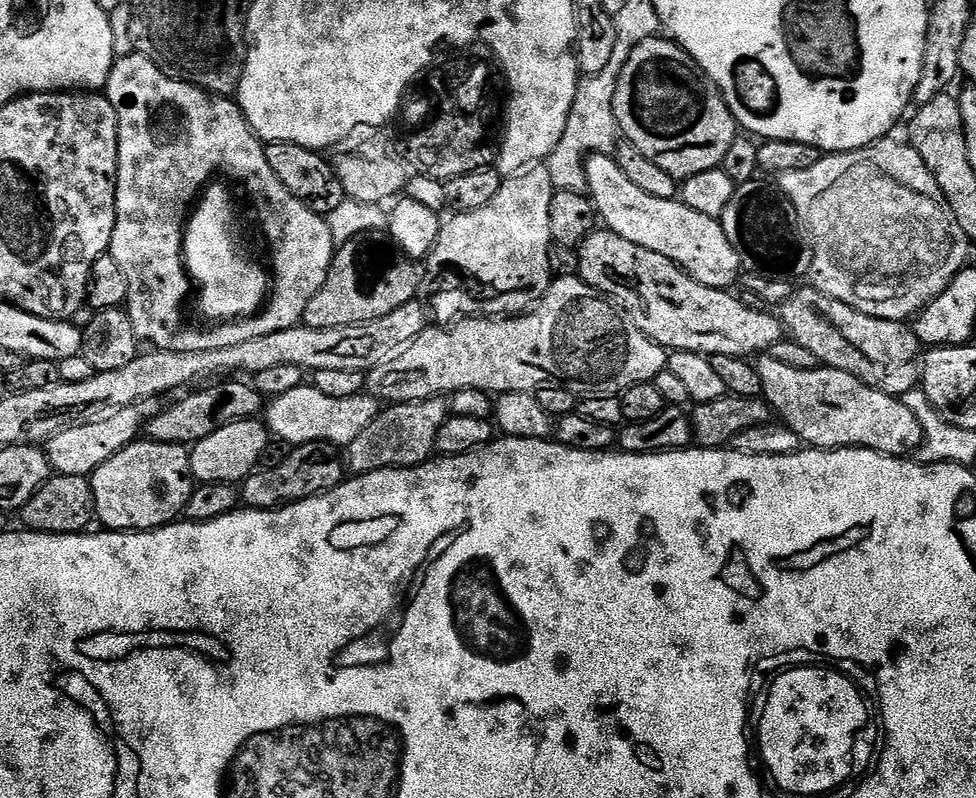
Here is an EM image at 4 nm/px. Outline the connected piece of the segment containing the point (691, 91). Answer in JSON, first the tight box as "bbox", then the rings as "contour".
{"bbox":[614,36,738,182],"contour":[[[651,36],[630,54],[626,66],[622,66],[622,74],[614,90],[614,114],[616,127],[622,133],[623,139],[629,140],[654,166],[666,170],[677,182],[689,180],[694,174],[702,174],[702,170],[714,170],[723,165],[726,150],[730,150],[730,142],[738,135],[736,119],[724,100],[720,88],[711,78],[690,58],[675,40]]]}

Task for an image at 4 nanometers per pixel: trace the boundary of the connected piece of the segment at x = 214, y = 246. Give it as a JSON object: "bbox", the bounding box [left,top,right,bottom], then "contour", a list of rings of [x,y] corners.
{"bbox":[184,182,270,322],"contour":[[[214,182],[193,207],[184,230],[184,260],[194,285],[194,304],[210,322],[227,322],[254,316],[270,295],[270,276],[240,245],[240,220],[227,183]]]}

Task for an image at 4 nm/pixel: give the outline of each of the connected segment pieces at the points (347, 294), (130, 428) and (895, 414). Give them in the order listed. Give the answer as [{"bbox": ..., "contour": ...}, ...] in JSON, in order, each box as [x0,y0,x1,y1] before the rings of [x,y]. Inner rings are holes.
[{"bbox":[303,231,422,330],"contour":[[[383,231],[364,232],[358,238],[350,238],[350,242],[337,247],[326,282],[310,298],[303,323],[318,330],[341,328],[347,324],[374,322],[374,318],[406,306],[406,302],[417,299],[422,288],[422,272],[419,267],[416,269],[416,264]]]},{"bbox":[46,399,161,477],"contour":[[[159,399],[143,400],[112,412],[104,420],[90,422],[86,426],[70,426],[70,430],[62,430],[54,434],[46,442],[48,464],[53,473],[61,476],[91,477],[92,472],[98,470],[102,462],[110,462],[110,458],[118,454],[118,450],[135,444],[141,433],[145,431],[148,420],[158,415],[161,407]]]},{"bbox":[755,354,924,458],"contour":[[[764,354],[755,361],[756,369],[758,370],[758,378],[762,378],[762,396],[767,400],[771,406],[773,413],[782,421],[784,425],[790,430],[794,430],[794,434],[798,434],[798,438],[808,446],[813,448],[873,448],[876,452],[884,452],[887,456],[899,456],[901,458],[907,457],[909,454],[915,453],[916,449],[920,447],[920,443],[924,441],[922,434],[922,426],[918,422],[918,418],[914,418],[910,406],[906,406],[903,399],[891,396],[885,392],[879,392],[877,388],[866,386],[858,378],[854,378],[854,374],[846,374],[837,368],[829,368],[827,366],[812,366],[816,368],[796,368],[795,363],[783,364],[778,362],[775,355]]]}]

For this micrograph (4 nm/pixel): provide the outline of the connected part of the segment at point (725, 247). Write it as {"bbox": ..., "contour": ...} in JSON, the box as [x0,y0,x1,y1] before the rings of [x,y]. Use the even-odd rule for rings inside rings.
{"bbox":[587,154,742,289],"contour":[[[597,154],[588,157],[587,195],[596,206],[596,215],[603,227],[609,232],[626,238],[626,242],[634,242],[634,246],[646,246],[646,250],[654,250],[654,254],[662,254],[670,258],[681,272],[687,272],[702,286],[731,289],[732,283],[742,276],[740,259],[730,246],[730,238],[726,238],[724,225],[720,220],[710,218],[706,214],[698,214],[698,210],[690,210],[680,199],[667,200],[653,198],[646,194],[622,174],[615,159],[608,154]]]}

